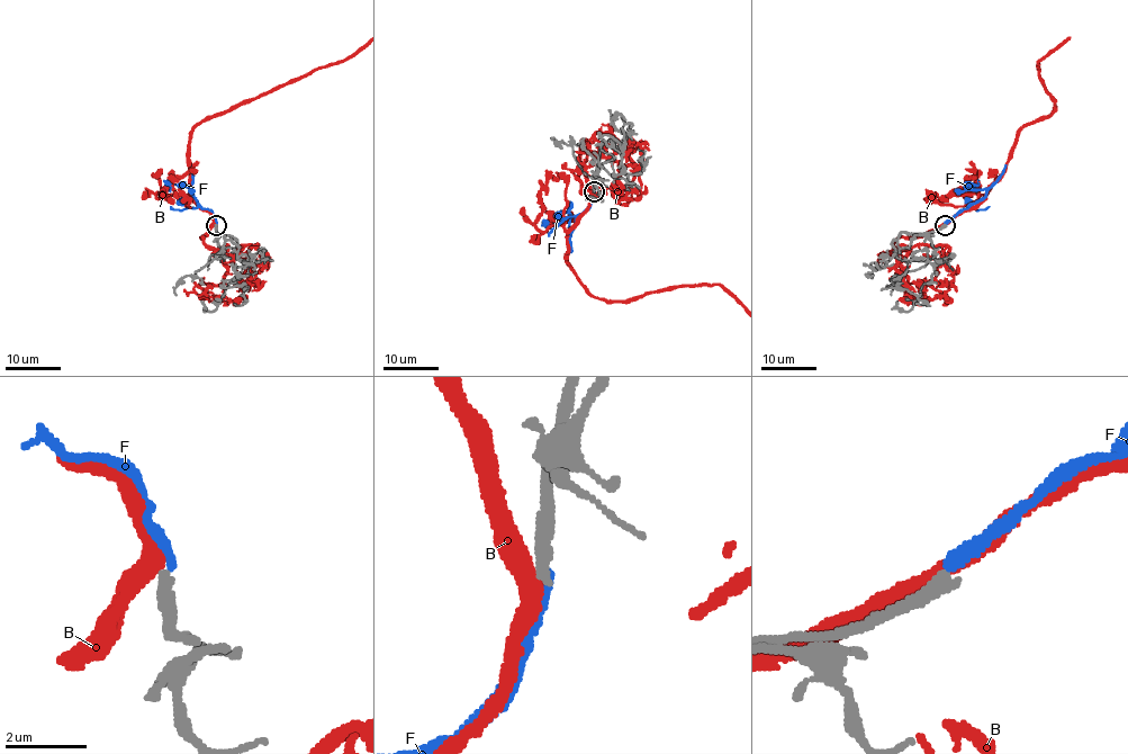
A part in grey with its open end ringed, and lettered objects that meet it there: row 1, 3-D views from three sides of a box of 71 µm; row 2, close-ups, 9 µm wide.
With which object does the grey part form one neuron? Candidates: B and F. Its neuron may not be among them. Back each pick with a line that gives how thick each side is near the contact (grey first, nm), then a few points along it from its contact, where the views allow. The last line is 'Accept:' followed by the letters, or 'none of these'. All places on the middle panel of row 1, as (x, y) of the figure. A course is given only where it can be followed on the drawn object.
Accept: none of these

